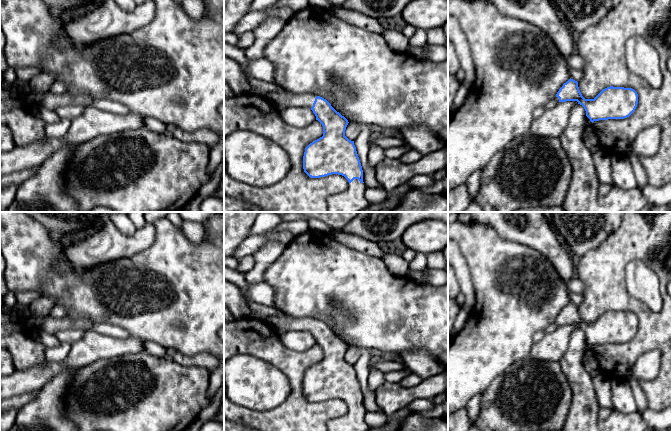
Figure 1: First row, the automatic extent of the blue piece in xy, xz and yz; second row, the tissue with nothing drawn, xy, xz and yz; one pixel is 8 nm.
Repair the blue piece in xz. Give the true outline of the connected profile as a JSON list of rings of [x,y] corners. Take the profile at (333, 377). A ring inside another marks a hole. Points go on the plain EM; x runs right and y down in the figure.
[[[270,316],[267,323],[278,334],[292,331],[310,332],[323,350],[323,360],[310,367],[303,380],[304,396],[311,402],[332,398],[344,400],[349,412],[327,422],[328,431],[368,431],[364,421],[366,410],[354,365],[345,360],[348,344],[324,322],[315,318]]]

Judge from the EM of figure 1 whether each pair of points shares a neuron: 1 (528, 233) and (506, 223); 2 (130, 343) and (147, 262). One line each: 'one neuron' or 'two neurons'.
1: one neuron
2: two neurons

